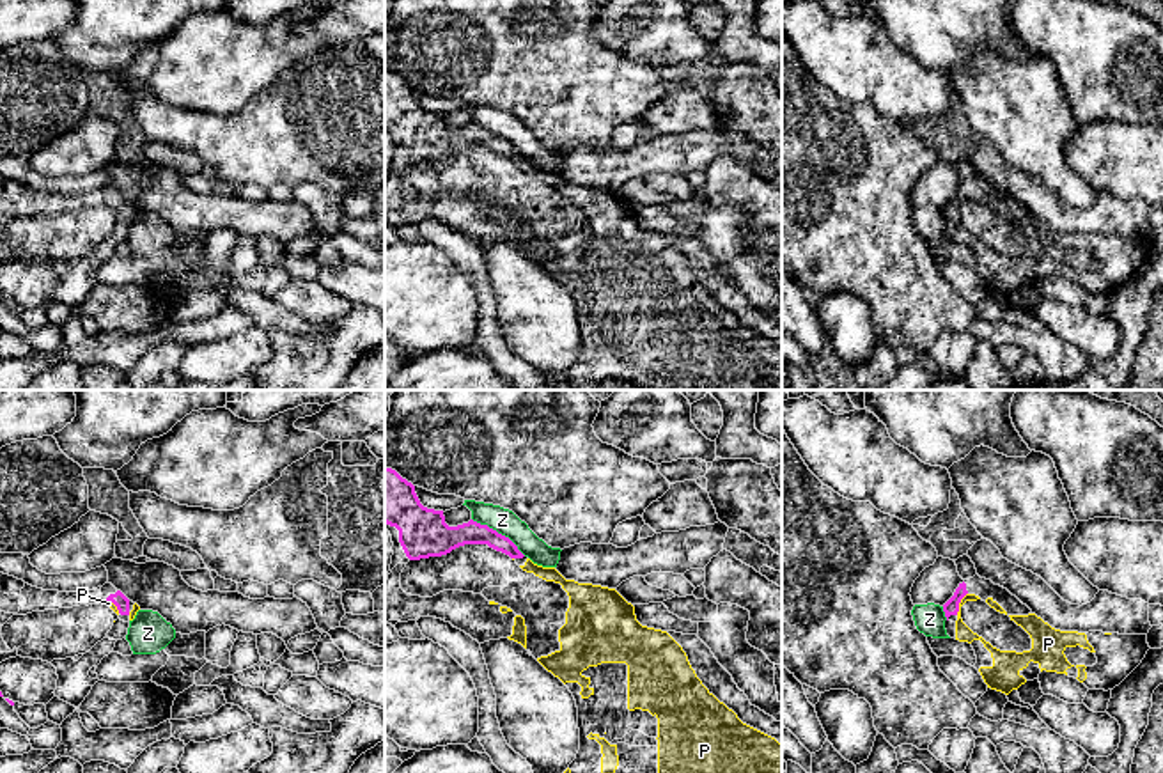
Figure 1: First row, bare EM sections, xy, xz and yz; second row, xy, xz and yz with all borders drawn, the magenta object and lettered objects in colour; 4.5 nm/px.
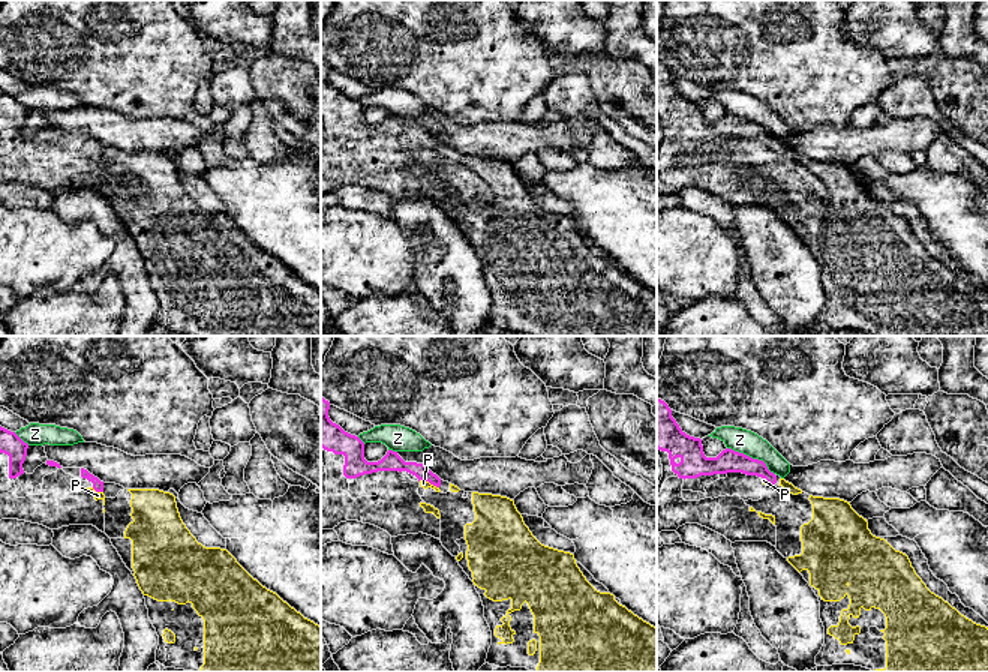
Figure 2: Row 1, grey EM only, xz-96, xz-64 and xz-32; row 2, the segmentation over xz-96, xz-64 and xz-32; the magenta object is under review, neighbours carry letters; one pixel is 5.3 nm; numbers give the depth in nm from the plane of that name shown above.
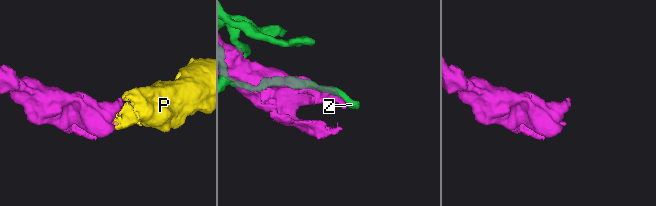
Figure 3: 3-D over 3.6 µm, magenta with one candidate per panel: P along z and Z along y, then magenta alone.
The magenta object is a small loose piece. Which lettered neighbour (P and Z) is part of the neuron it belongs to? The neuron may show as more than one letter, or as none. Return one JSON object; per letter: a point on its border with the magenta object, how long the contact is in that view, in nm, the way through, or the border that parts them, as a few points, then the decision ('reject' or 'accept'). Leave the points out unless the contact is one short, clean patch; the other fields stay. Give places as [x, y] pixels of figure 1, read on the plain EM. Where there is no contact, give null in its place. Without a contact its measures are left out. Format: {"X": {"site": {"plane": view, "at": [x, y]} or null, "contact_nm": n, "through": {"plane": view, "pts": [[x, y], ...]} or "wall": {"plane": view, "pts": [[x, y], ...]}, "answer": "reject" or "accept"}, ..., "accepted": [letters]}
{"P": {"site": {"plane": "yz", "at": [960, 204]}, "contact_nm": 120, "answer": "accept"}, "Z": {"site": {"plane": "xz", "at": [497, 135]}, "contact_nm": 300, "answer": "reject"}, "accepted": ["P"]}

